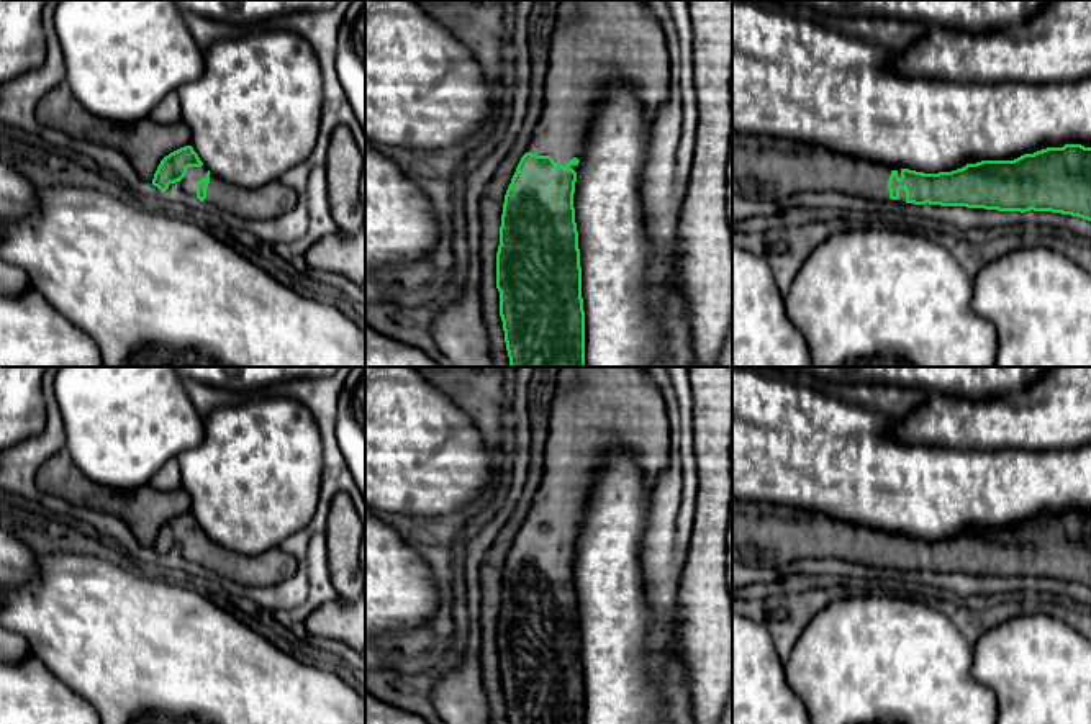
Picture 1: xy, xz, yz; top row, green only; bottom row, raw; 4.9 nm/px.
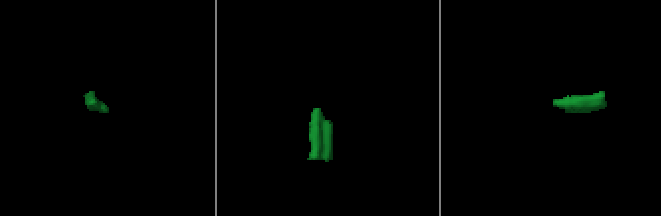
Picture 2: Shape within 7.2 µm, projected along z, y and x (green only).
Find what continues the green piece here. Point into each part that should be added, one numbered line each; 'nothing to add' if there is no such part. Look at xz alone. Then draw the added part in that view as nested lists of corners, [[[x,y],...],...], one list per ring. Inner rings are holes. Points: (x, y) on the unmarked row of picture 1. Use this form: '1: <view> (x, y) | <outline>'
1: xz (595, 410) | [[[559,367],[549,408],[542,480],[527,519],[550,523],[554,529],[577,539],[578,532],[567,529],[582,526],[596,472],[614,450],[634,455],[647,488],[654,493],[670,462],[670,424],[659,387],[644,367]]]

